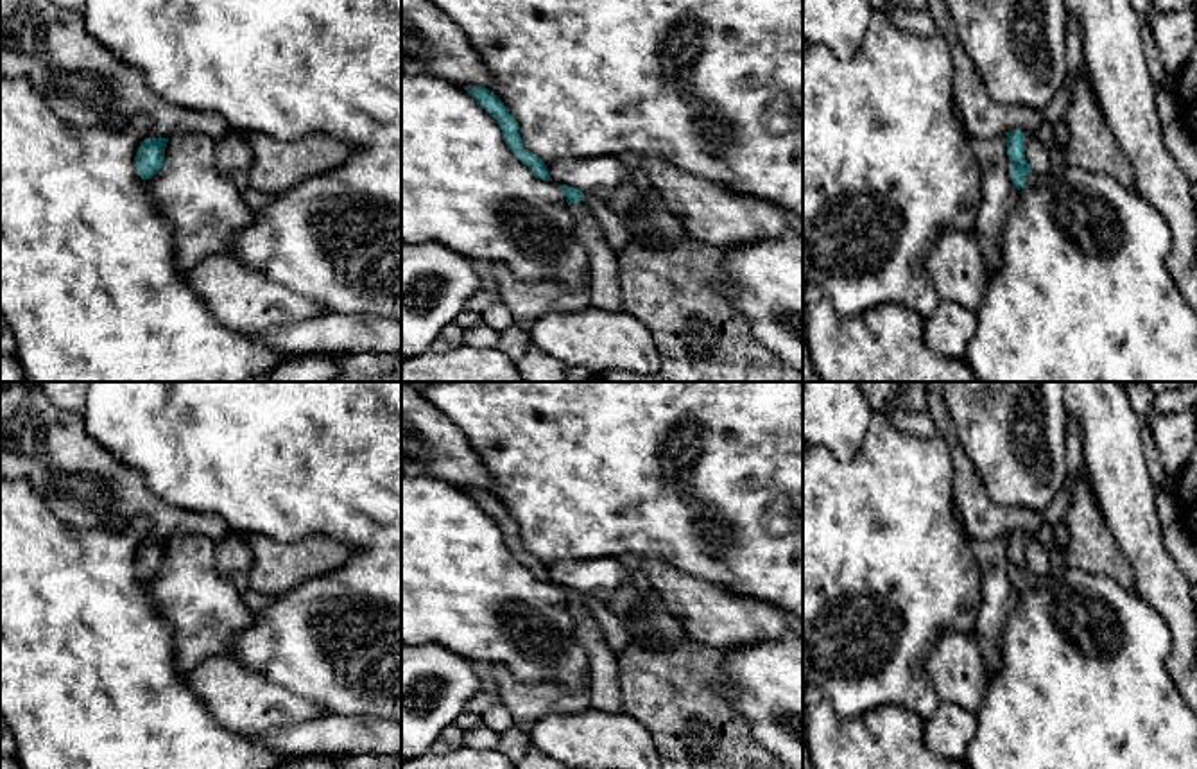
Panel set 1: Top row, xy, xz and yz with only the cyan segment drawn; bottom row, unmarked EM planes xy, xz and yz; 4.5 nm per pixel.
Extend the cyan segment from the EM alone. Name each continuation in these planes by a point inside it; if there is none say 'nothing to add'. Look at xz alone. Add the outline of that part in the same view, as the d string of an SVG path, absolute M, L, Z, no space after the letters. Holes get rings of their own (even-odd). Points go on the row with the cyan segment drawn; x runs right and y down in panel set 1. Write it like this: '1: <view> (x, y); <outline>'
1: xz (606, 293); M584 201L572 203L570 210L575 219L575 237L590 256L591 307L618 312L624 308L618 255L607 246L600 222Z

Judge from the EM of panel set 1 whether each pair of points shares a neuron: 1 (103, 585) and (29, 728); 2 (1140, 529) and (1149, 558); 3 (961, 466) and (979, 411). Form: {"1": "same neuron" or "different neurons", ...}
{"1": "same neuron", "2": "same neuron", "3": "different neurons"}

